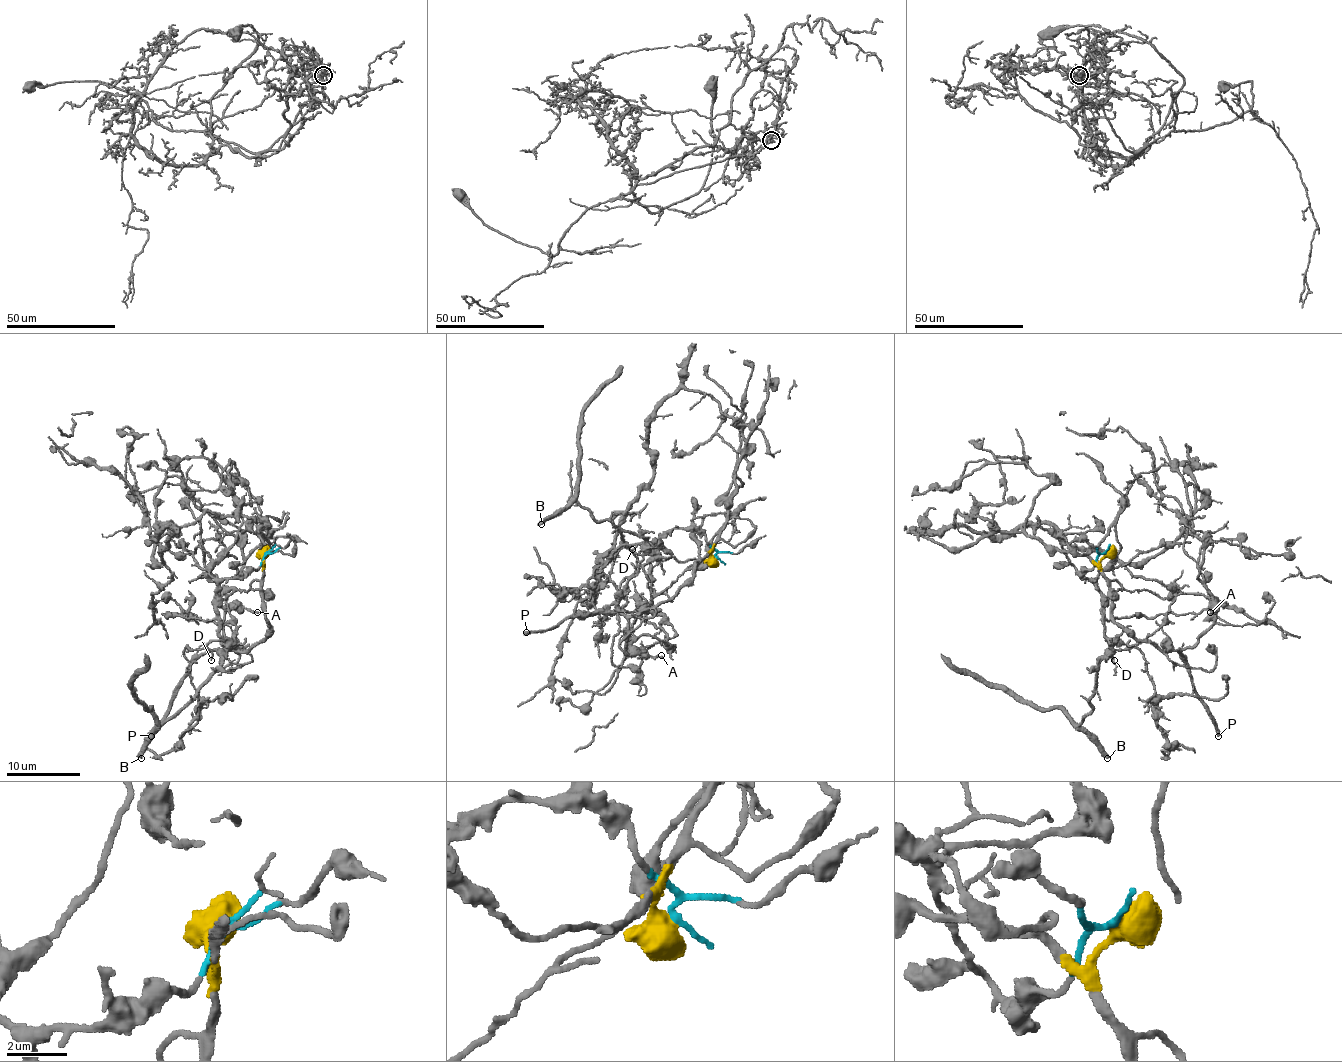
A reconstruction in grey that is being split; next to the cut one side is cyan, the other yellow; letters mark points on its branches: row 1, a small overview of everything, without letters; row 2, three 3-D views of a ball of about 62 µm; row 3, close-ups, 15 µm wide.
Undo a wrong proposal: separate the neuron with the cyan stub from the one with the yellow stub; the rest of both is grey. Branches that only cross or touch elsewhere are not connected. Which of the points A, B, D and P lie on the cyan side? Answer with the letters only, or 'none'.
B, D

